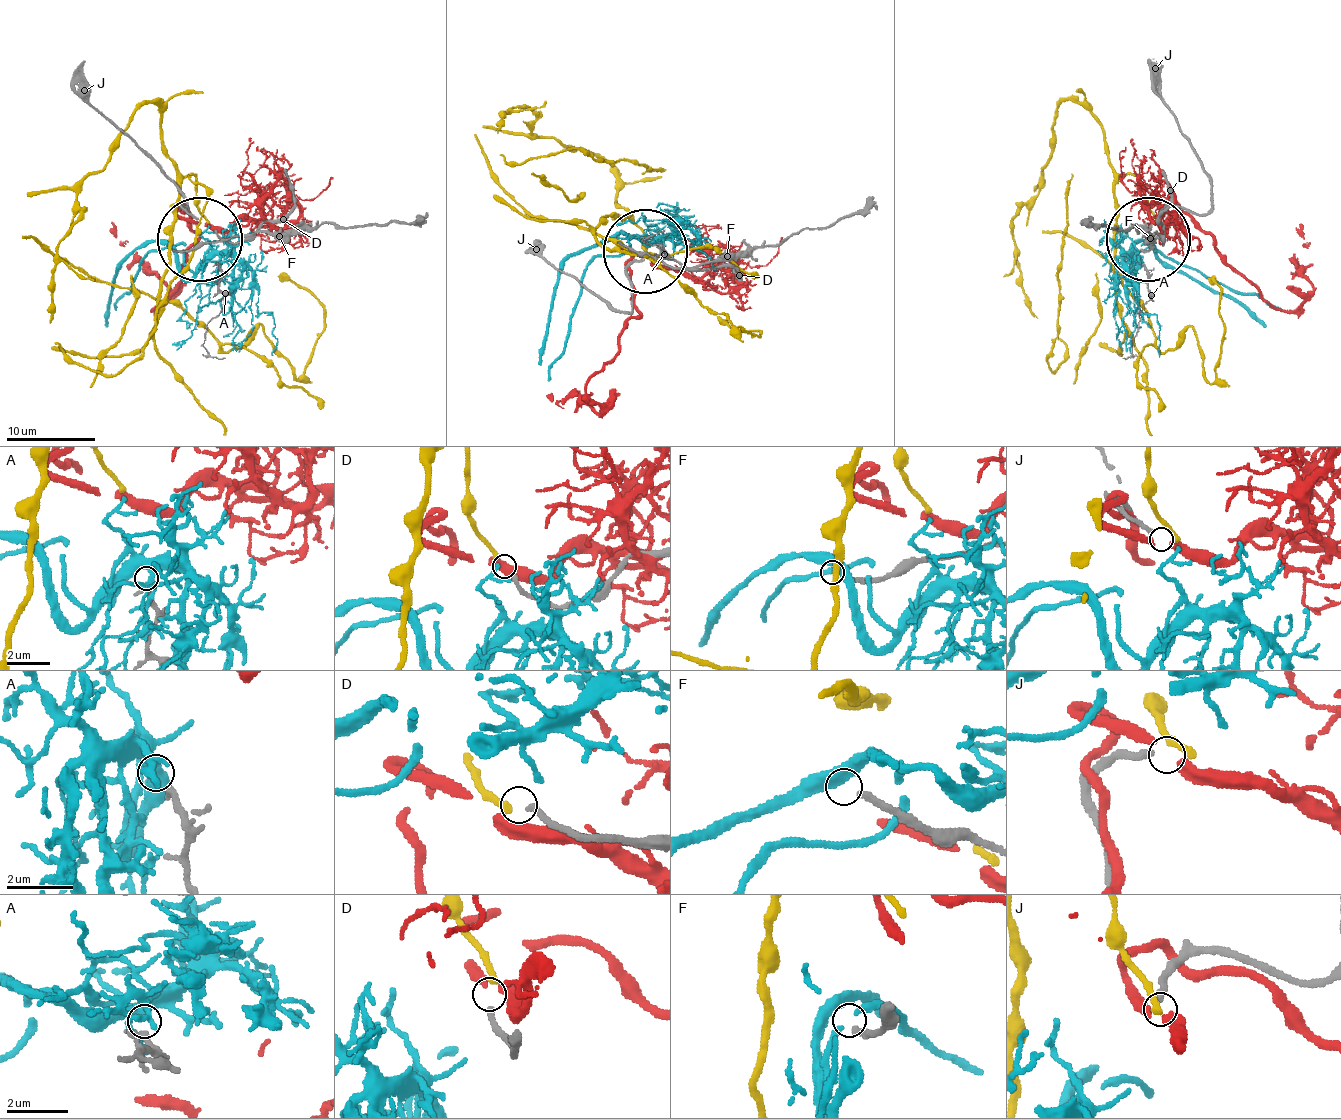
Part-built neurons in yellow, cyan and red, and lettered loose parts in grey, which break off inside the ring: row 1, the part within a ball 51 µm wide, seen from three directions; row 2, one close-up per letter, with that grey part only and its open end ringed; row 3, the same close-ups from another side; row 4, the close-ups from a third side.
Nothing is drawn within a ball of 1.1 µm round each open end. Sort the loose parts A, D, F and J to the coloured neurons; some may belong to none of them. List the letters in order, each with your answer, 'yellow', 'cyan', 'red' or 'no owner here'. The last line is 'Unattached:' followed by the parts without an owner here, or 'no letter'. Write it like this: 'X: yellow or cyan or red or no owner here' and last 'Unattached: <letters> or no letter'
A: cyan
D: yellow
F: no owner here
J: red
Unattached: F

